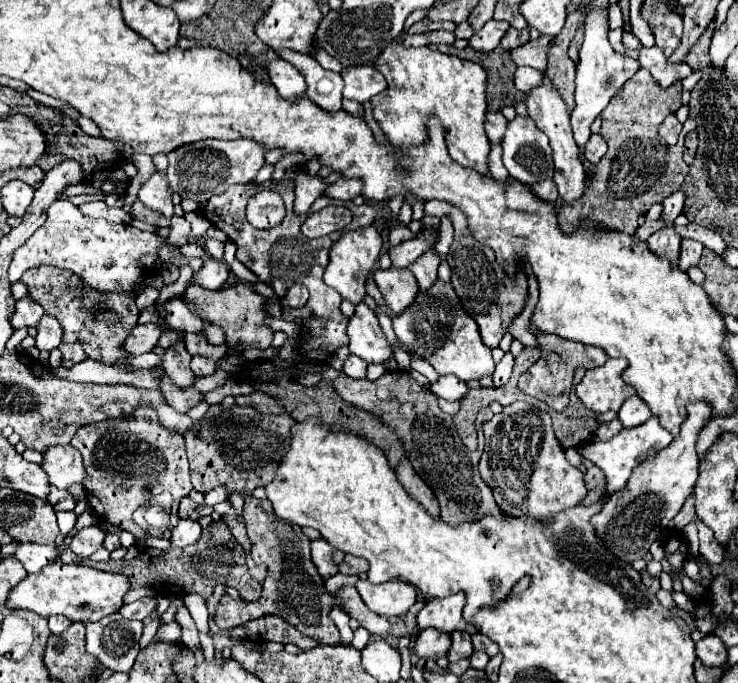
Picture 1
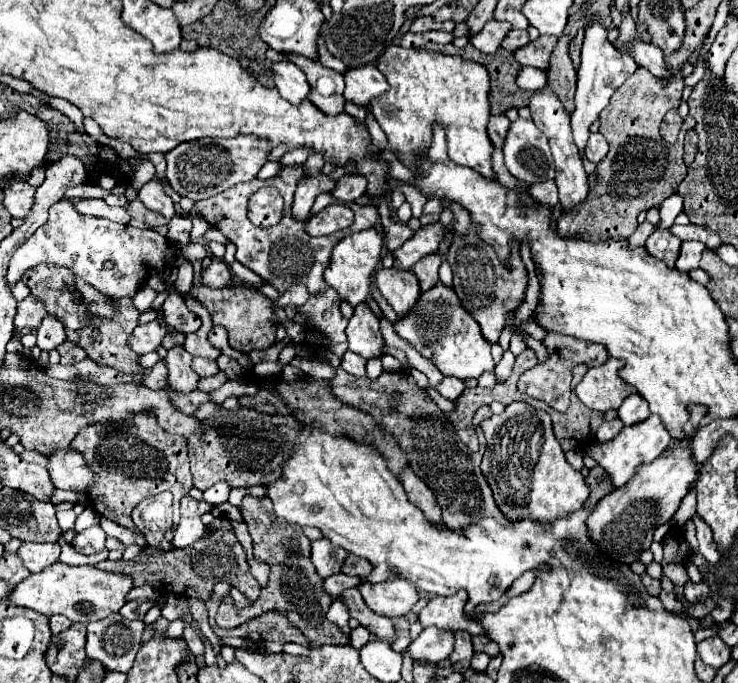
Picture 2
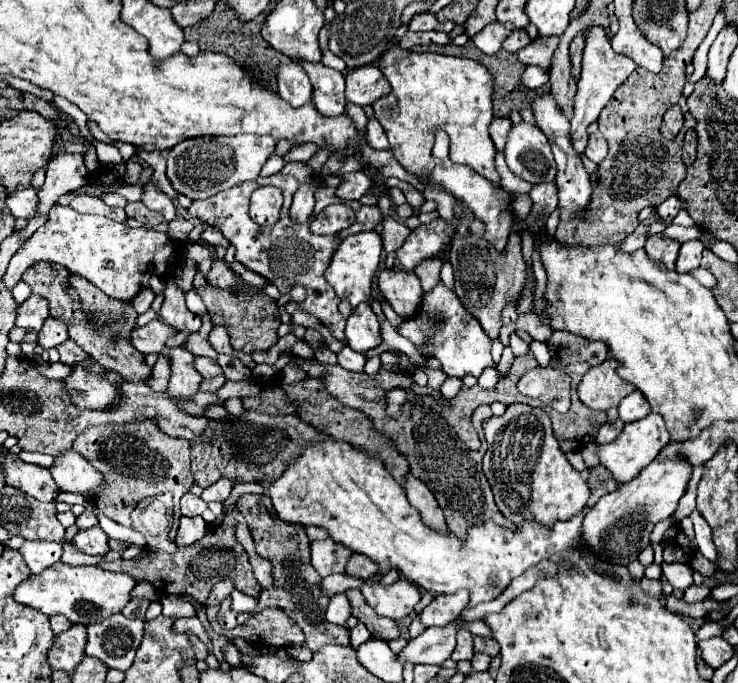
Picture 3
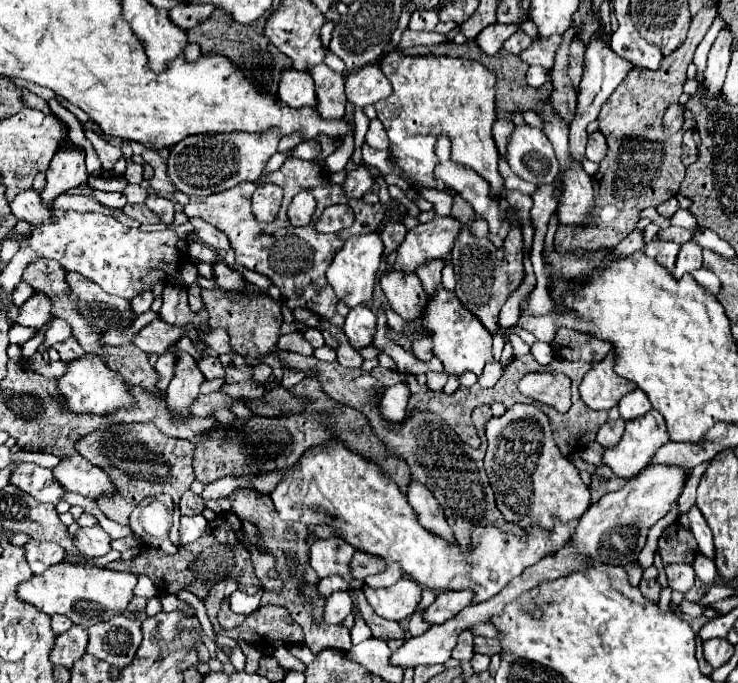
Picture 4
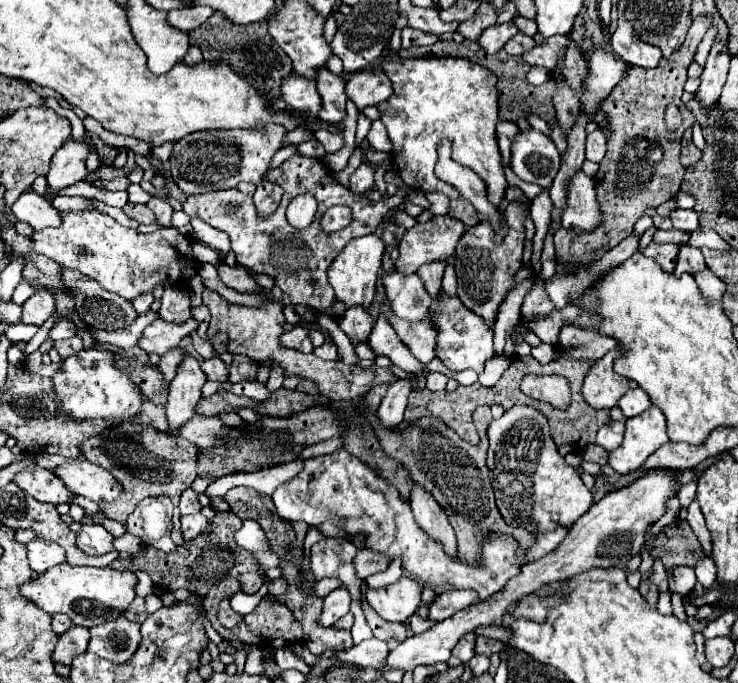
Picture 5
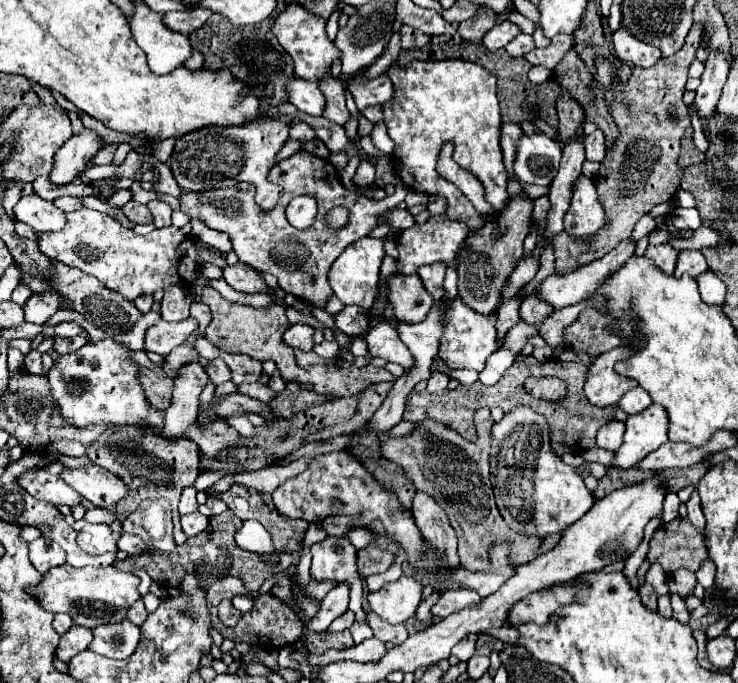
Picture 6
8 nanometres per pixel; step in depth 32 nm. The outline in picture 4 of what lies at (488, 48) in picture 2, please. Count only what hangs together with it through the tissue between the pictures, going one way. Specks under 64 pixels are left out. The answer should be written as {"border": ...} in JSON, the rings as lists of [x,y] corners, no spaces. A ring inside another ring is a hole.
{"border":[[[490,24],[486,30],[482,30],[482,34],[478,34],[478,38],[474,38],[474,42],[478,44],[478,48],[486,54],[496,54],[502,44],[516,32],[518,28],[514,24]]]}

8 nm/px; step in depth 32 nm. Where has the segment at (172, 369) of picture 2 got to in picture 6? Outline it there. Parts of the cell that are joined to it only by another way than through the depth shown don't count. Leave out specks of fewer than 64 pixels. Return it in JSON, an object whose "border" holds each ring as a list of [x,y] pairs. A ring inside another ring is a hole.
{"border":[[[188,362],[174,378],[174,398],[166,408],[166,426],[160,430],[164,438],[180,438],[190,424],[196,422],[200,392],[208,384],[206,372],[198,362]]]}

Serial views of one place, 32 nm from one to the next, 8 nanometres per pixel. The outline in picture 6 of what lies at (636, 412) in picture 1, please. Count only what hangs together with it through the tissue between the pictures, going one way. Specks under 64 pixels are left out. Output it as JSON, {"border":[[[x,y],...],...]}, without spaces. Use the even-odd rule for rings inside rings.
{"border":[[[636,386],[636,388],[628,390],[628,392],[622,396],[622,400],[618,402],[618,406],[620,406],[628,416],[632,416],[632,414],[638,414],[638,412],[646,410],[650,404],[652,404],[650,394],[648,394],[646,390],[642,390],[640,386]]]}

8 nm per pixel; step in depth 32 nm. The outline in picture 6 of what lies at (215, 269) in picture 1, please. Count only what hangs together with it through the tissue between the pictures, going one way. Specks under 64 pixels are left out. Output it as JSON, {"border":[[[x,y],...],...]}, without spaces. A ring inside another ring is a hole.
{"border":[[[242,262],[234,266],[224,266],[222,278],[226,280],[228,286],[232,286],[238,292],[248,292],[248,294],[268,292],[268,286],[260,280],[260,274]]]}

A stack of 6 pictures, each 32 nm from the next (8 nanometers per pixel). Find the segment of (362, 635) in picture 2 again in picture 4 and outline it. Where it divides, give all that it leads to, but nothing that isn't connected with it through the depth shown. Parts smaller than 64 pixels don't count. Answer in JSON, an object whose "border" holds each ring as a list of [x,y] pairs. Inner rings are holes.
{"border":[[[356,614],[356,624],[354,624],[354,628],[350,632],[352,632],[352,644],[360,644],[362,640],[368,640],[372,636],[370,628],[362,622],[362,618],[358,614]]]}

